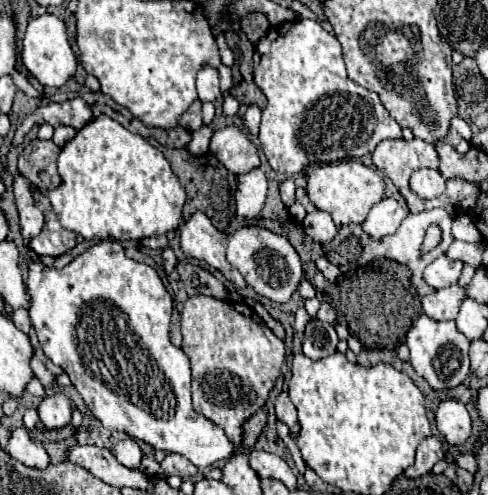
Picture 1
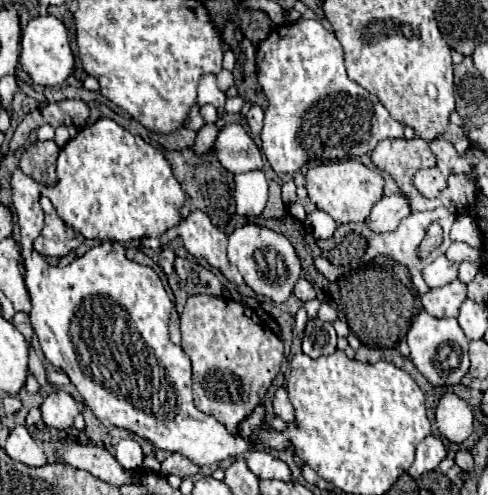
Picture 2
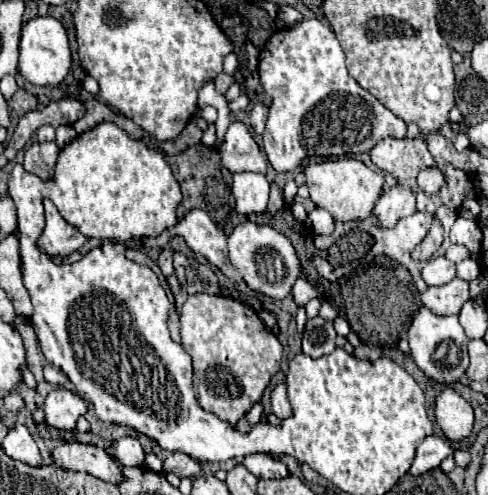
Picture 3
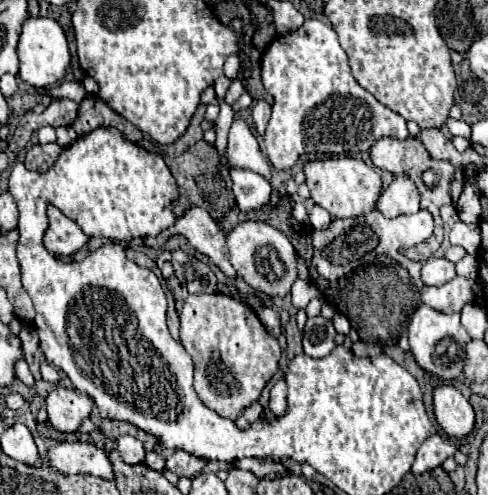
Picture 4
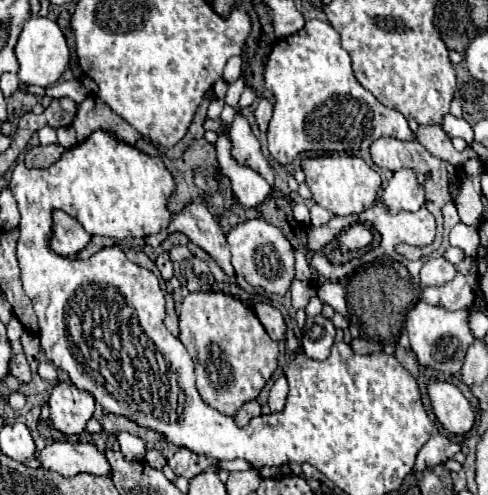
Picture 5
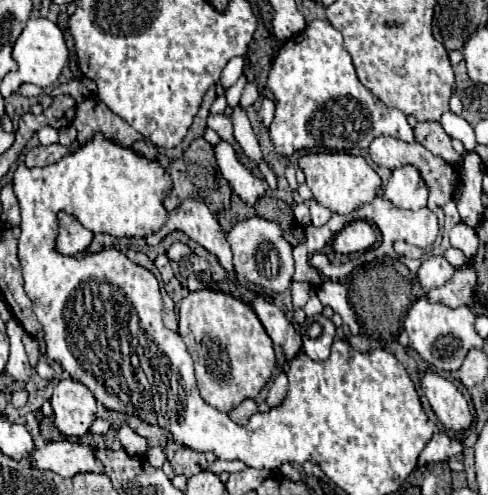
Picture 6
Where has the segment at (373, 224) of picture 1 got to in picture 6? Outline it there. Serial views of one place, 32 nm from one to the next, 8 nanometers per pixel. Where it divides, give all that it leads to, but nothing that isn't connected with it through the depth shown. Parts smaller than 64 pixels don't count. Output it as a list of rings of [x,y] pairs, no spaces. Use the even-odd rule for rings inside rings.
[[[406,166],[402,170],[394,170],[394,176],[388,180],[384,188],[384,198],[390,200],[396,208],[418,210],[426,206],[428,188],[420,178],[420,172],[412,166]]]

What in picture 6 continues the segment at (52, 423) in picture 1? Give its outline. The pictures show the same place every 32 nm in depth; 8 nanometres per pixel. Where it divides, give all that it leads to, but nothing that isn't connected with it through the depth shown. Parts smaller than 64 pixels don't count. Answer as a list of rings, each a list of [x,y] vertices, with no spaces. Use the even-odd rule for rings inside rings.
[[[72,378],[60,380],[50,398],[54,412],[54,426],[66,436],[88,434],[90,424],[96,418],[96,398],[92,392],[74,382]]]

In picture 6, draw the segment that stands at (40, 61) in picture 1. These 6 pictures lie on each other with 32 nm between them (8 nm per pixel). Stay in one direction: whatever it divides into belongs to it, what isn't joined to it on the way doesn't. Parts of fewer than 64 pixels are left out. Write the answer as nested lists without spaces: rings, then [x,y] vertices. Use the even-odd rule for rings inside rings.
[[[30,16],[20,38],[14,44],[12,54],[14,54],[14,60],[18,62],[16,74],[22,80],[22,84],[30,82],[40,88],[50,88],[60,78],[62,68],[68,62],[68,48],[66,48],[62,30],[54,22],[50,22],[48,18],[42,18],[42,16]]]

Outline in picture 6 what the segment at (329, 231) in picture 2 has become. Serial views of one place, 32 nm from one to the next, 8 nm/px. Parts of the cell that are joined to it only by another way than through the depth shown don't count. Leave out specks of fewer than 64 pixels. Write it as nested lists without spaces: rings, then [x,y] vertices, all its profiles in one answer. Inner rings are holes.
[[[312,200],[312,204],[310,204],[310,214],[312,214],[312,224],[314,226],[326,224],[330,220],[330,216],[332,216],[332,212],[328,208],[320,206],[316,200]]]

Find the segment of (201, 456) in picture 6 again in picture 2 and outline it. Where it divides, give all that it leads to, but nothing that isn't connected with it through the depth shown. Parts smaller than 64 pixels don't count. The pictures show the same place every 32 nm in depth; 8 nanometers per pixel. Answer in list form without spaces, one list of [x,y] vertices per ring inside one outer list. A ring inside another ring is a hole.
[[[168,454],[168,458],[162,462],[160,476],[176,474],[180,478],[190,478],[190,476],[196,476],[198,470],[200,468],[196,464],[192,464],[186,456],[182,456],[182,454]]]

